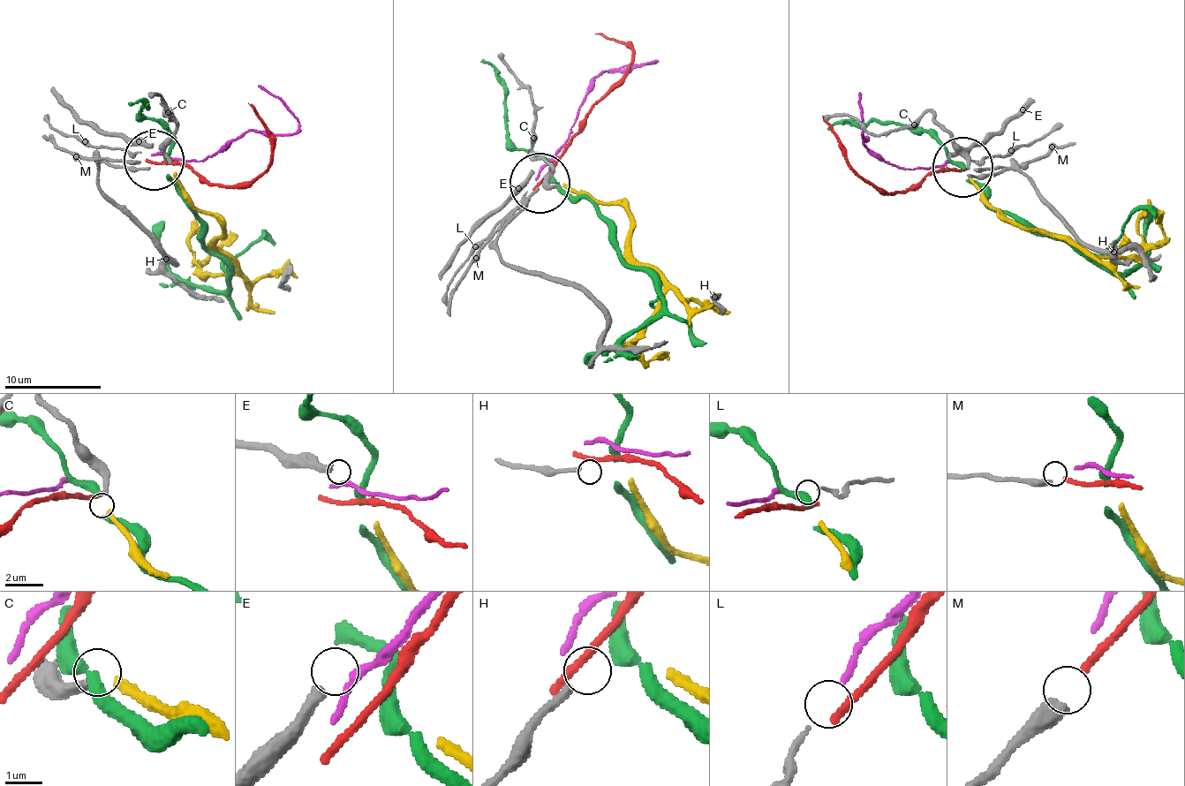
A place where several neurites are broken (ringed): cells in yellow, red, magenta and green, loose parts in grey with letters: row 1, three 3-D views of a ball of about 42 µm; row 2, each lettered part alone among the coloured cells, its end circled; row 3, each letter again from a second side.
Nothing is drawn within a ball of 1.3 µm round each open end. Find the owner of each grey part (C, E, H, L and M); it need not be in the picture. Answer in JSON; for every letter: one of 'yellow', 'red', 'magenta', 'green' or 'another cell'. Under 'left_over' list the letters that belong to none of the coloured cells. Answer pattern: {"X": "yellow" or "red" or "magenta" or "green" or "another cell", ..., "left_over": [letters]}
{"C": "yellow", "E": "another cell", "H": "another cell", "L": "magenta", "M": "red", "left_over": ["E", "H"]}

